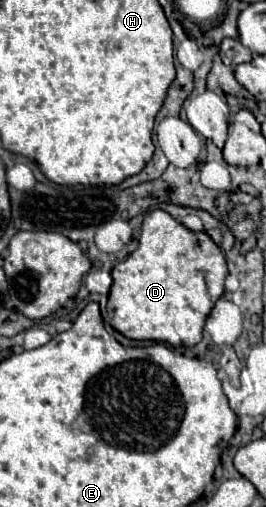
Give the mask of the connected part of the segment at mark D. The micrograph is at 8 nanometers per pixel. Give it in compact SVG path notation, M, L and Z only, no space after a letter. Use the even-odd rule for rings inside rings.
M151 210L145 214L139 246L127 260L113 268L113 286L109 292L109 324L131 340L153 340L171 346L195 346L201 342L201 332L207 314L225 292L223 282L227 276L227 264L221 248L211 240L207 232L191 232L181 222L171 218L165 210Z

